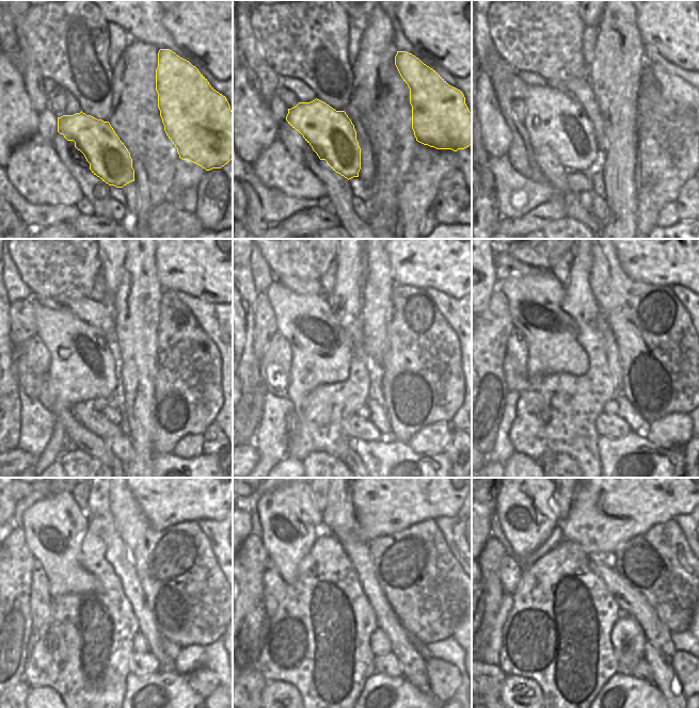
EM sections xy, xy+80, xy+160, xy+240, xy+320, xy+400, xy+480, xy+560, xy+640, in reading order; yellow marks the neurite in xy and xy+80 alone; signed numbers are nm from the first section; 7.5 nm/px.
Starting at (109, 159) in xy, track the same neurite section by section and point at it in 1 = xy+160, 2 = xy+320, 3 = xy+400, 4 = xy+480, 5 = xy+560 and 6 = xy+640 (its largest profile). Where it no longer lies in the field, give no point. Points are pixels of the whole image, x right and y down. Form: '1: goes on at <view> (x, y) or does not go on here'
1: goes on at xy+160 (554, 119)
2: goes on at xy+320 (321, 349)
3: goes on at xy+400 (535, 301)
4: goes on at xy+480 (53, 526)
5: goes on at xy+560 (290, 520)
6: goes on at xy+640 (525, 505)

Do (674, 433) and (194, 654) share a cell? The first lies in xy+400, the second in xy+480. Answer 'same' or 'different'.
same

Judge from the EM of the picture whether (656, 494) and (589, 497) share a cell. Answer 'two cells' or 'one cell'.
one cell

